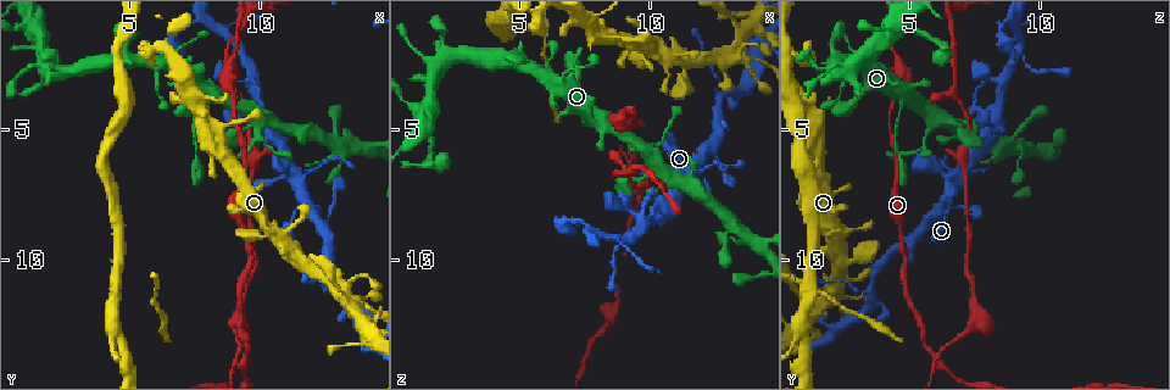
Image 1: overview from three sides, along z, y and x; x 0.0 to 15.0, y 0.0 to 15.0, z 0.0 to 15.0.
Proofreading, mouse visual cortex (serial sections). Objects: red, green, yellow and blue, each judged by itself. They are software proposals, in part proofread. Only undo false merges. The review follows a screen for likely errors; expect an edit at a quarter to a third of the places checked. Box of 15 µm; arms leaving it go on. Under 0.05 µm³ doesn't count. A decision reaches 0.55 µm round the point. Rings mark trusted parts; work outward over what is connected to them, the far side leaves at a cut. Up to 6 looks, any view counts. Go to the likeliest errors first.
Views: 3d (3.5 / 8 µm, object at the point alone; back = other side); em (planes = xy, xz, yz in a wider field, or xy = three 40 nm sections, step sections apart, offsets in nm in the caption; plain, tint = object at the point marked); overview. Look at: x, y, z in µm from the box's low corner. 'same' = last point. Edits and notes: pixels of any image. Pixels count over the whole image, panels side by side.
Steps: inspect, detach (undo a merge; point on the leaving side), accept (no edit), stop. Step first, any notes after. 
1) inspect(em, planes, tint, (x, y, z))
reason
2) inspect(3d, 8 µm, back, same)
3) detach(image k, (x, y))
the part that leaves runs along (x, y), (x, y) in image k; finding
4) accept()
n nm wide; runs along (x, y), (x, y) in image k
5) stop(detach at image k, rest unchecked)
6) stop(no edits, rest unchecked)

inspect(3d, 3.5 µm, (9.3, 14.0, 6.3))
sudden change in width

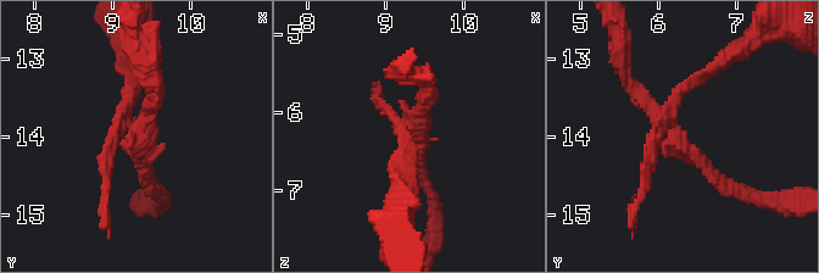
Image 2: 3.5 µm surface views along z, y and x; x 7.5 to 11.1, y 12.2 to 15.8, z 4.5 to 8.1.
inspect(em, xy, step 2, tint, (9.35, 13.95, 6.15))
now the EM

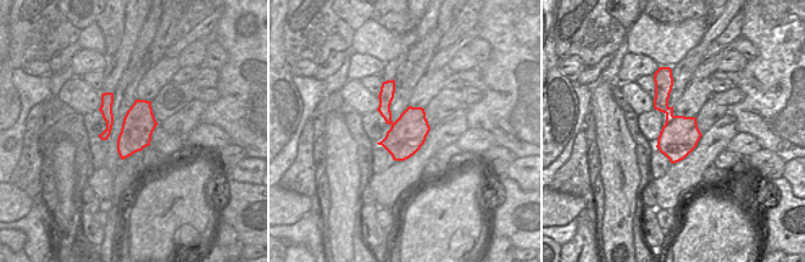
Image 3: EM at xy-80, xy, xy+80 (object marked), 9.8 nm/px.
detach(image 2, (102, 171))
360 nm wide; the part that leaves runs along (675, 124), (685, 87), (745, 49) in image 2; two cells meet here

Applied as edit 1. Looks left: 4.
inspect(overview)
see it whole again

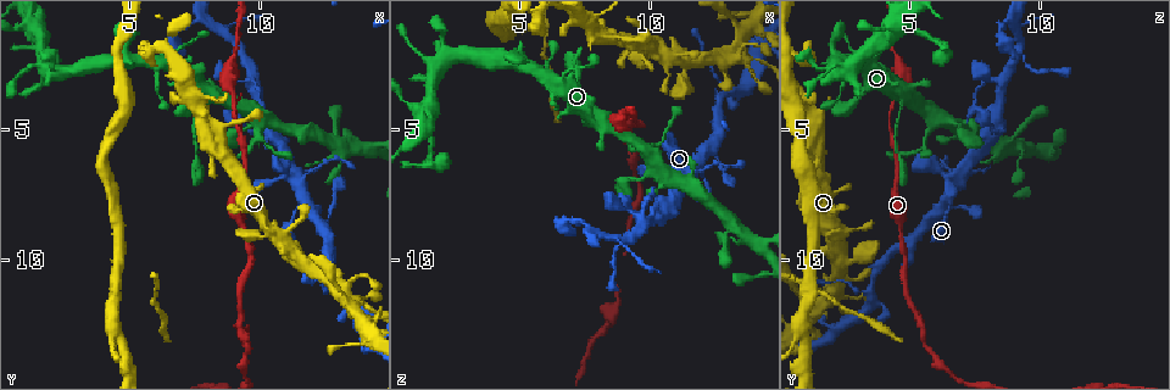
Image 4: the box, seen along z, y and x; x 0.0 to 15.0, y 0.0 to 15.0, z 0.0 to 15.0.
inspect(3d, 3.5 µm, (13.0, 11.1, 2.3))

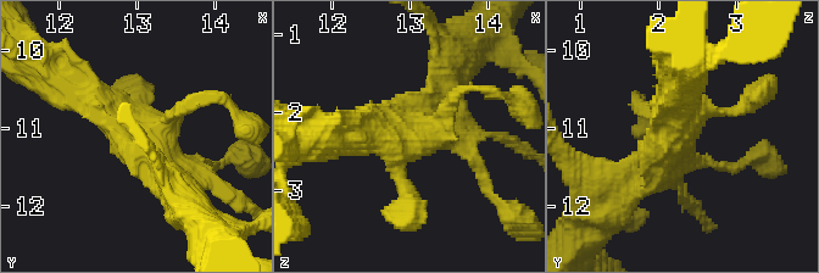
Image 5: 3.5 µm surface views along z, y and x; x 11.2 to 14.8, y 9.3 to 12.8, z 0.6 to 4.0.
inspect(em, planes, tint, (12.95, 11.05, 2.20))

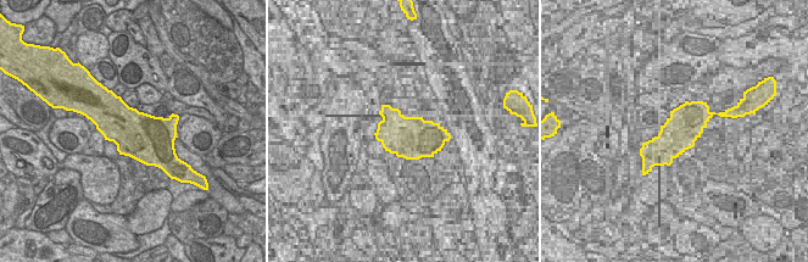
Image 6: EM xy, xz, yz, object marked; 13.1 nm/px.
accept()
runs along (63, 81), (98, 100), (176, 185) in image 5; one cell here

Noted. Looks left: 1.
stop(detach at image 2, rest unchecked)

